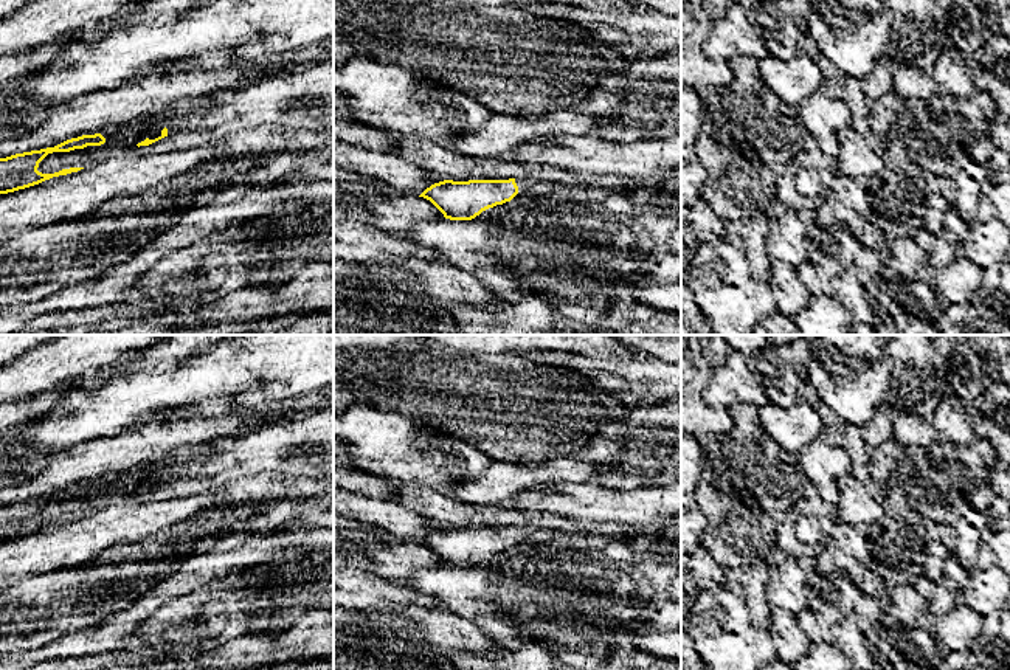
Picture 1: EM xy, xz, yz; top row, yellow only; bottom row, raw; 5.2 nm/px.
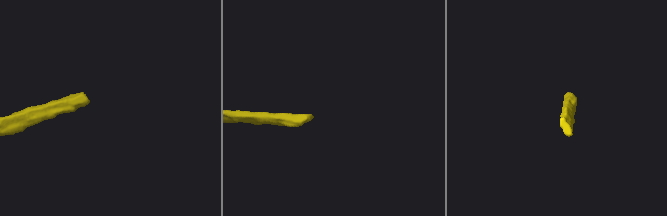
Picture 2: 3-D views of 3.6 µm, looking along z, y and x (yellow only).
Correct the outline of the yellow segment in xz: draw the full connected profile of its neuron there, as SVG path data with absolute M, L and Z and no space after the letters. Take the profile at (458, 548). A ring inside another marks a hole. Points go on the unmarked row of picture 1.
M527 526L509 527L444 527L427 535L419 544L430 547L445 566L472 568L483 558L517 549L526 543L546 543L568 532L563 529L545 529Z

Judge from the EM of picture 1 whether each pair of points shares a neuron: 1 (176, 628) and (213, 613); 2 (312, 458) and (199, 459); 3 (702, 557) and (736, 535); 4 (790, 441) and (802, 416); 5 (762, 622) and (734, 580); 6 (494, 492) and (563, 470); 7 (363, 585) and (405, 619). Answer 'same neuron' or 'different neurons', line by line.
1: same neuron
2: same neuron
3: different neurons
4: same neuron
5: same neuron
6: same neuron
7: different neurons

